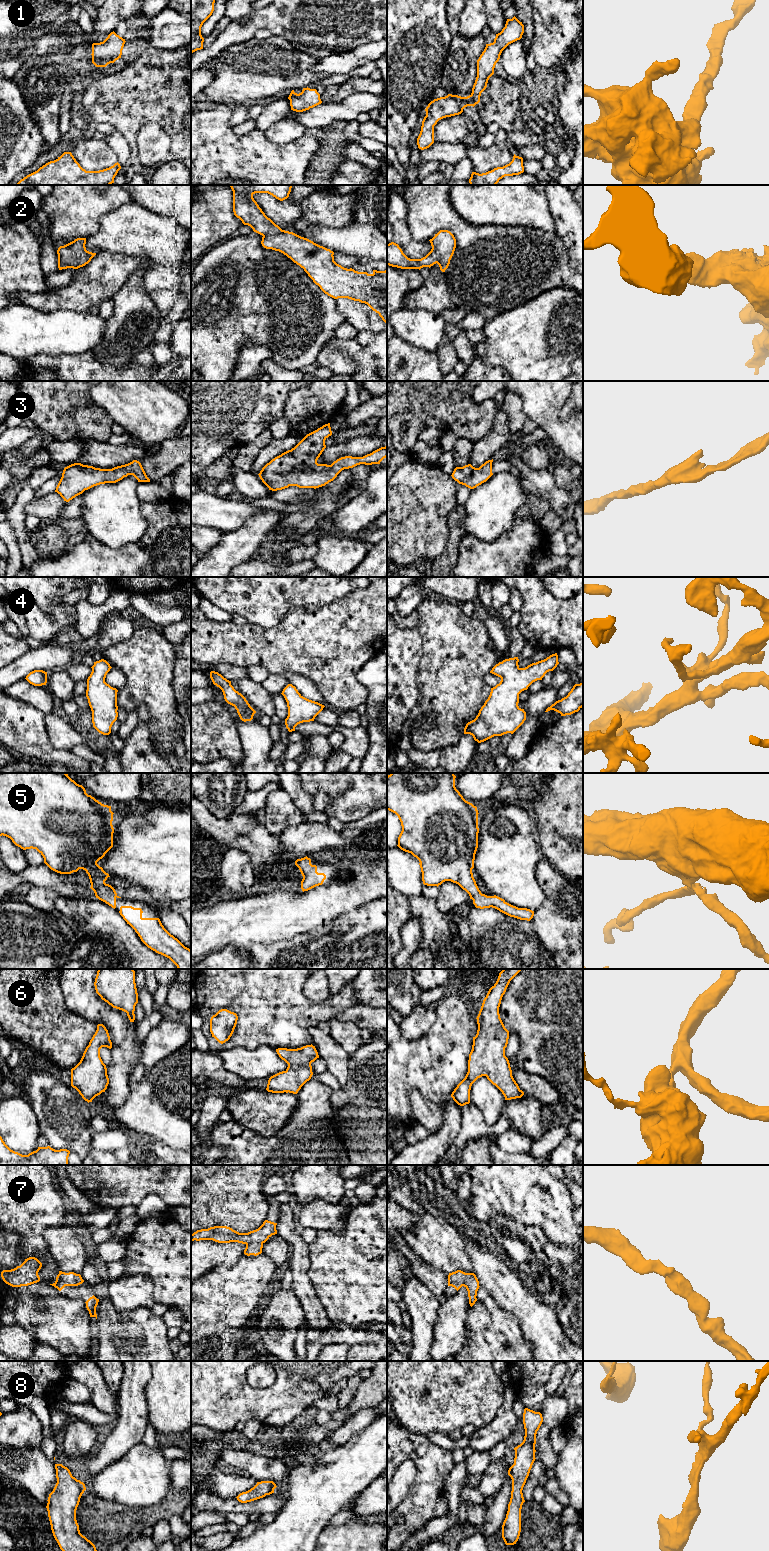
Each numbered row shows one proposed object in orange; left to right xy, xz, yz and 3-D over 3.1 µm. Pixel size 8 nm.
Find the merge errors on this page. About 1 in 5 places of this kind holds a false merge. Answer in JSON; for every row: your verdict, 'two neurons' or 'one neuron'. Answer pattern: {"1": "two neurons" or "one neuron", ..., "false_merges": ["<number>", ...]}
{"1": "one neuron", "2": "one neuron", "3": "one neuron", "4": "one neuron", "5": "one neuron", "6": "one neuron", "7": "one neuron", "8": "one neuron", "false_merges": []}

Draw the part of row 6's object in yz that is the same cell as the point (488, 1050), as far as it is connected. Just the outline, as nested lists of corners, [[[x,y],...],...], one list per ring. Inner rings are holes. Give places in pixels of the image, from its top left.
[[[503,969],[483,1000],[476,1018],[478,1030],[473,1037],[468,1072],[451,1094],[460,1106],[470,1103],[471,1086],[482,1076],[486,1076],[502,1092],[505,1100],[521,1098],[524,1095],[512,1076],[509,1060],[505,1056],[509,1031],[499,1014],[502,997],[510,981],[520,971],[521,969]]]

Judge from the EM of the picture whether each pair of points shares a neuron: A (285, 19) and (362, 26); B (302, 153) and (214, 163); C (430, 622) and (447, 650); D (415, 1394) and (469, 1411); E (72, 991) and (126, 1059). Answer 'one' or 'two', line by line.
A: one
B: one
C: one
D: one
E: one

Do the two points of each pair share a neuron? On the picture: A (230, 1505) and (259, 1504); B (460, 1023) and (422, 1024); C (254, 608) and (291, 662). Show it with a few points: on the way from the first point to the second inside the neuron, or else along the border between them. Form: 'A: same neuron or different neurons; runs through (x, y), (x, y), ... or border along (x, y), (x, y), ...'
A: same neuron; runs through (237, 1507), (252, 1507)
B: different neurons; border along (435, 1010), (433, 1024), (414, 1039)
C: different neurons; border along (286, 613), (272, 627), (262, 627), (248, 623)

